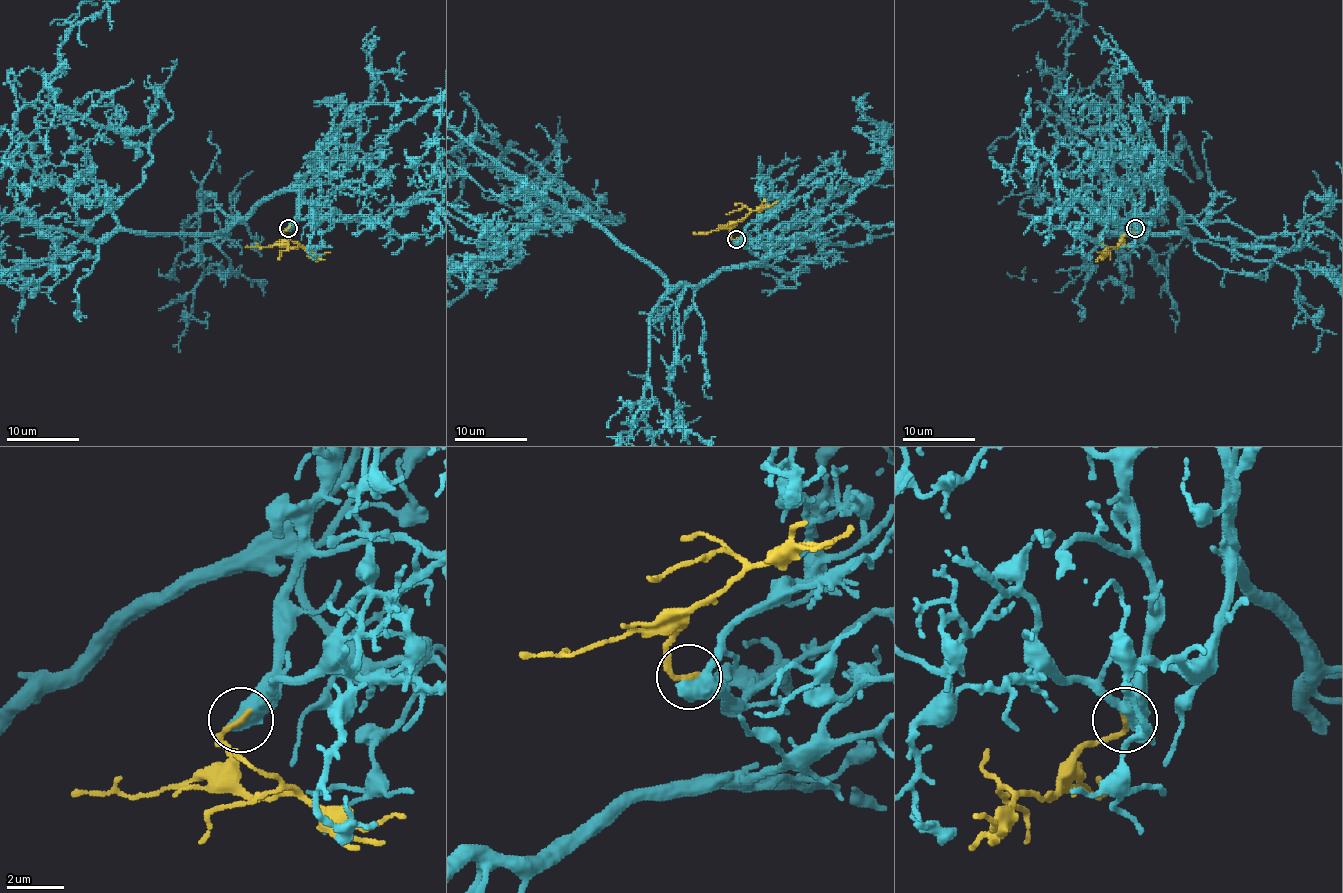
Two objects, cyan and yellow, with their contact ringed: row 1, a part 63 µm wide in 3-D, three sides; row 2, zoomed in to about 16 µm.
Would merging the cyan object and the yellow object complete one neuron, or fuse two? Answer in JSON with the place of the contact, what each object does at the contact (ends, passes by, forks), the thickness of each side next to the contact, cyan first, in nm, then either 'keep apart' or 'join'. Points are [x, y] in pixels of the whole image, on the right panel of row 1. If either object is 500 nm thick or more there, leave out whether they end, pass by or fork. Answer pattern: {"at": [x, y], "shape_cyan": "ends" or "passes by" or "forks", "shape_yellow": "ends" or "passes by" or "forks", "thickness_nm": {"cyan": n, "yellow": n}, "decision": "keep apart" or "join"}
{"at": [1135, 228], "thickness_nm": {"cyan": 500, "yellow": 200}, "decision": "join"}

